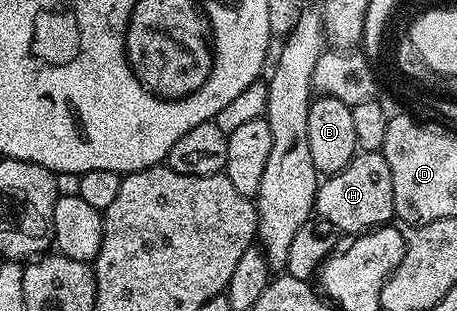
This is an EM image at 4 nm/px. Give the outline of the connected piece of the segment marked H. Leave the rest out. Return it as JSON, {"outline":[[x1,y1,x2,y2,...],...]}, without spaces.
{"outline":[[362,150,347,168,328,175,317,187,315,214,326,227,358,236,394,221,395,184,391,184,391,164,380,150]]}

